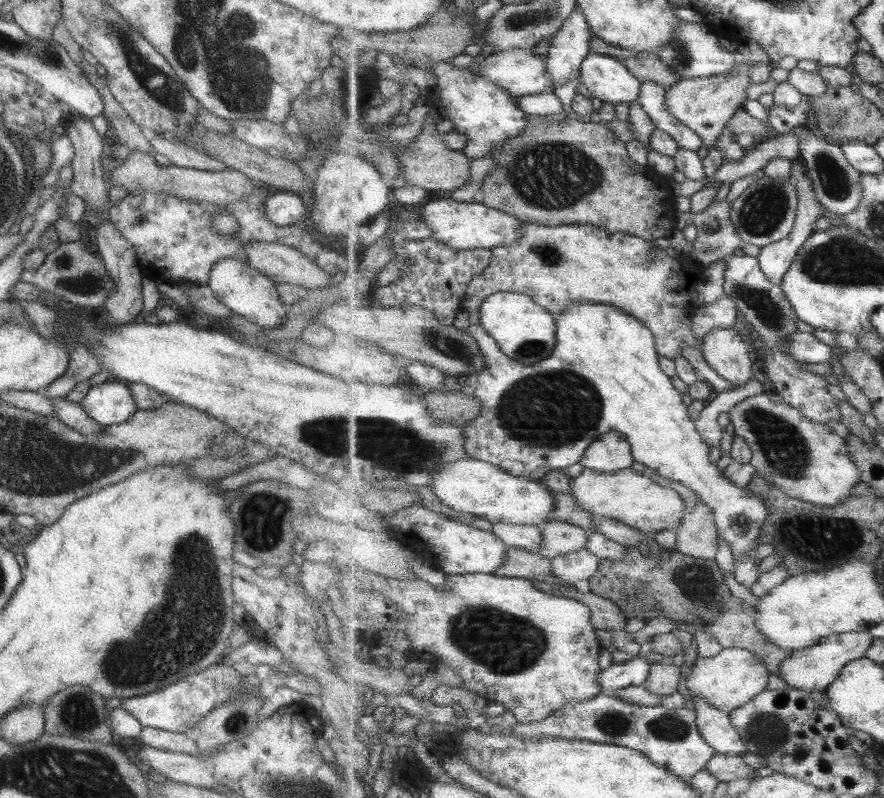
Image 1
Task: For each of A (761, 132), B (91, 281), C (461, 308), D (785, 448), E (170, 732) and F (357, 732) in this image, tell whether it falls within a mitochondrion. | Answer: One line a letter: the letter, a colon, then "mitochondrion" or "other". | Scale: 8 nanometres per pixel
A: other
B: mitochondrion
C: other
D: mitochondrion
E: other
F: other

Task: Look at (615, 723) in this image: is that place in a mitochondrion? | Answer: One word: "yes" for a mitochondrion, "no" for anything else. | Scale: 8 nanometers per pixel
yes

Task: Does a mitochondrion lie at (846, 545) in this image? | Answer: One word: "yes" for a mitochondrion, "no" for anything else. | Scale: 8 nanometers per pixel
no

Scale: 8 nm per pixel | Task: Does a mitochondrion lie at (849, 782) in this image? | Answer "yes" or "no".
no

